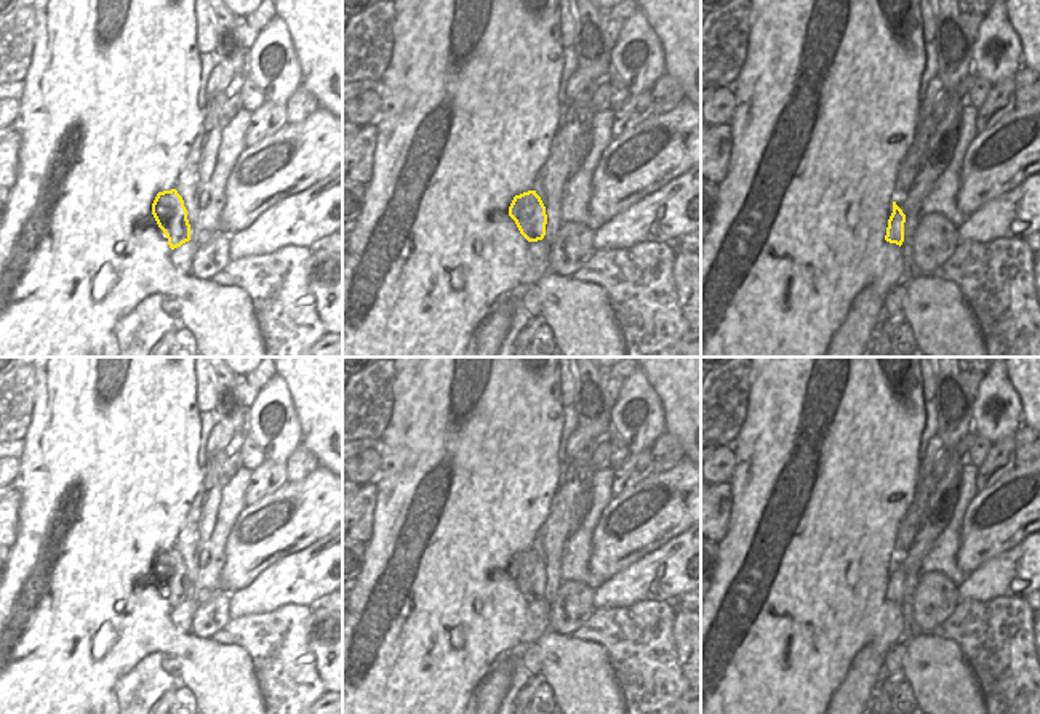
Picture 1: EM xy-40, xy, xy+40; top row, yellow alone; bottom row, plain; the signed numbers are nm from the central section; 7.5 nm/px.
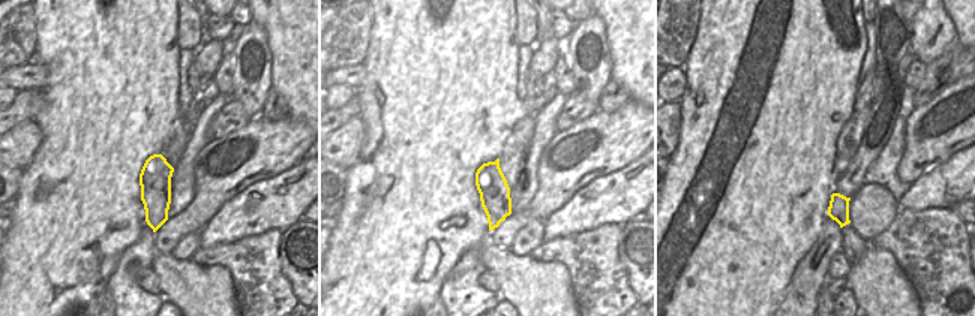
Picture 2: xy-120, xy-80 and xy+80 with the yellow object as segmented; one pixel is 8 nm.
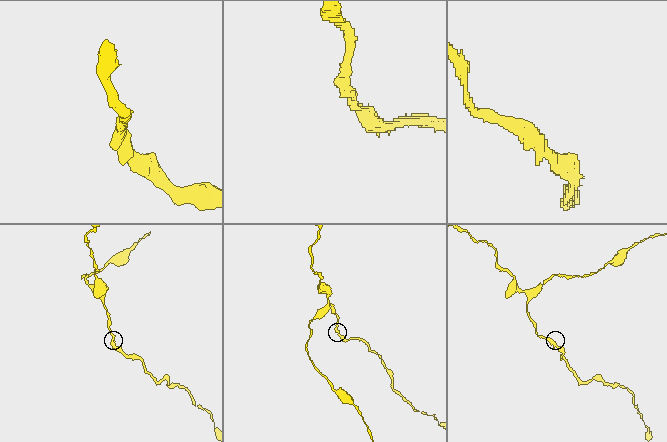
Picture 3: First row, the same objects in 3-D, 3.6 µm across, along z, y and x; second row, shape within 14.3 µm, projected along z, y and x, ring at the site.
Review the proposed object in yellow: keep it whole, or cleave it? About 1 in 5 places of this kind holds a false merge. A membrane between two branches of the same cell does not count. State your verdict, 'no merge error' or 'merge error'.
no merge error

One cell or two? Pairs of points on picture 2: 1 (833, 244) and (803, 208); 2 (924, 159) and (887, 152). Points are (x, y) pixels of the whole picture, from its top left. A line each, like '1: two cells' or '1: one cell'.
1: two cells
2: two cells

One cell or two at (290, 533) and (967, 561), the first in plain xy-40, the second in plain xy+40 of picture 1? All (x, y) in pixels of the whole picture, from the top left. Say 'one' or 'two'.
one

